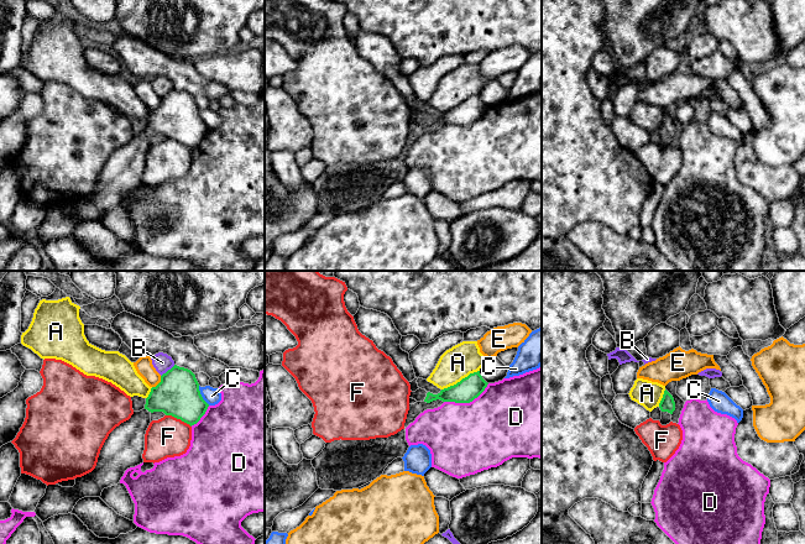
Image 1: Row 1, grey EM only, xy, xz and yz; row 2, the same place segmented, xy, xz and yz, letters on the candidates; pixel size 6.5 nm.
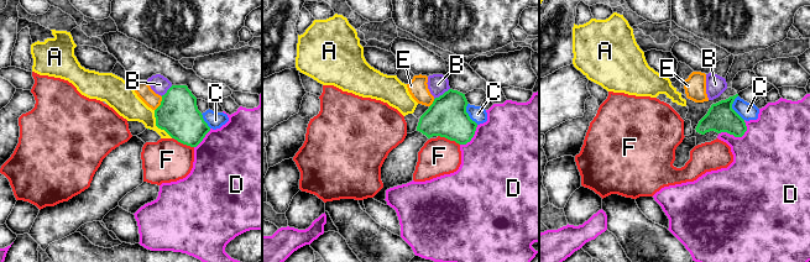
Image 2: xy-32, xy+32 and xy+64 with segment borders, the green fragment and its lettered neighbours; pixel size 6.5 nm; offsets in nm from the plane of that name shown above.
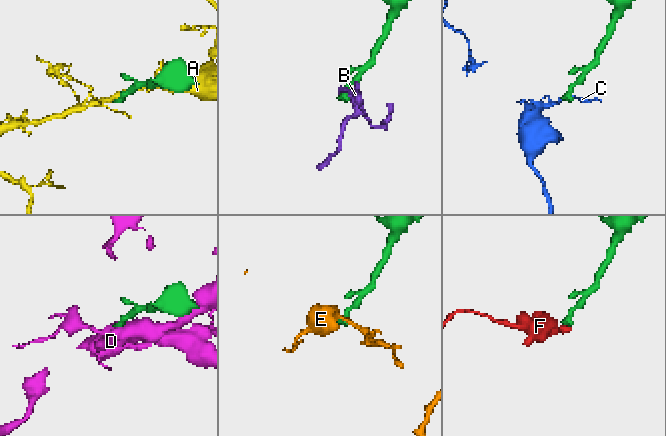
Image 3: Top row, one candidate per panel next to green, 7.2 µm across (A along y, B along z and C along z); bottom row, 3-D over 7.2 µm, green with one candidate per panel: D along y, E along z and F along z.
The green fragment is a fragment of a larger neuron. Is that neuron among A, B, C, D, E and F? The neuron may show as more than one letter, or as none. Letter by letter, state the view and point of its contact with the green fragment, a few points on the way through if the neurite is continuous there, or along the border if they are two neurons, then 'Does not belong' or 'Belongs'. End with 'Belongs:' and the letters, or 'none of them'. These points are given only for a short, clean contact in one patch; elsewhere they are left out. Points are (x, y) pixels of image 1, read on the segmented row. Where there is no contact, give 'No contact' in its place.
A: Touches green at xz (461, 380). Boundary: xz (479, 370), (442, 390). Does not belong
B: Touches green at xy (168, 370). Boundary: xy (174, 365), (161, 376). Does not belong
C: Touches green at xy (200, 396). Boundary: xy (198, 386), (200, 396), (209, 404). Does not belong
D: Touches green at xz (466, 402). Boundary: xz (489, 383), (469, 402), (444, 402). Does not belong
E: Touches green at xy (160, 382). Does not belong
F: Touches green at xy (178, 418). Boundary: xy (166, 414), (179, 418), (191, 427). Does not belong
Belongs: none of them

